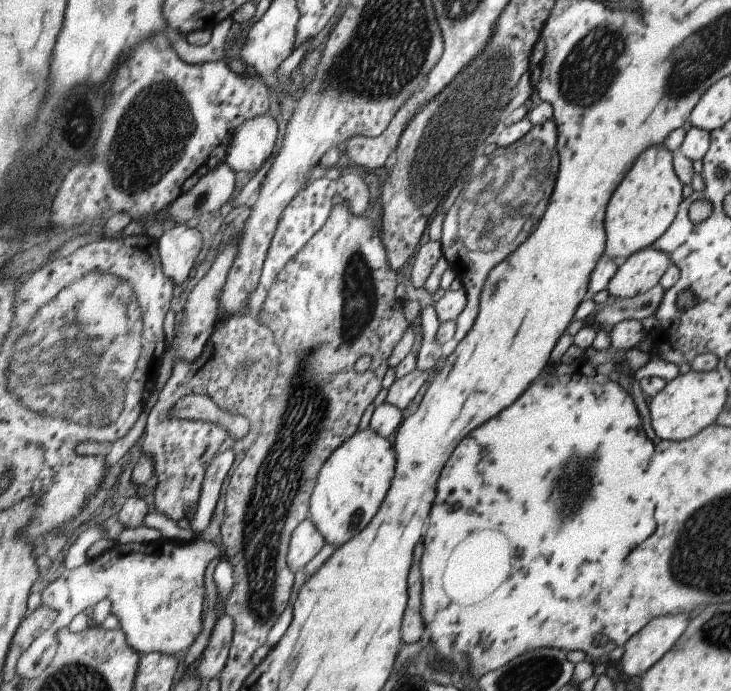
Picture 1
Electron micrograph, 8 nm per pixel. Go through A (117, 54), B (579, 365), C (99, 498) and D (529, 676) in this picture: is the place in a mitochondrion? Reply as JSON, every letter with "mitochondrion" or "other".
{"A":"other","B":"other","C":"other","D":"mitochondrion"}

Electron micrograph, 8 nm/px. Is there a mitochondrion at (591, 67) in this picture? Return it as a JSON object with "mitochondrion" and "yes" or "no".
{"mitochondrion":"yes"}

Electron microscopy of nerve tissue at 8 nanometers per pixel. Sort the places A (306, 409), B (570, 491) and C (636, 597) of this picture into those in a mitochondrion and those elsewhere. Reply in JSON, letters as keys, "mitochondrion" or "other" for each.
{"A":"mitochondrion","B":"mitochondrion","C":"other"}

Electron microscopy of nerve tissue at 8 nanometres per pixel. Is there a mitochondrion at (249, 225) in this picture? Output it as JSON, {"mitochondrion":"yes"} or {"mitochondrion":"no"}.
{"mitochondrion":"no"}

